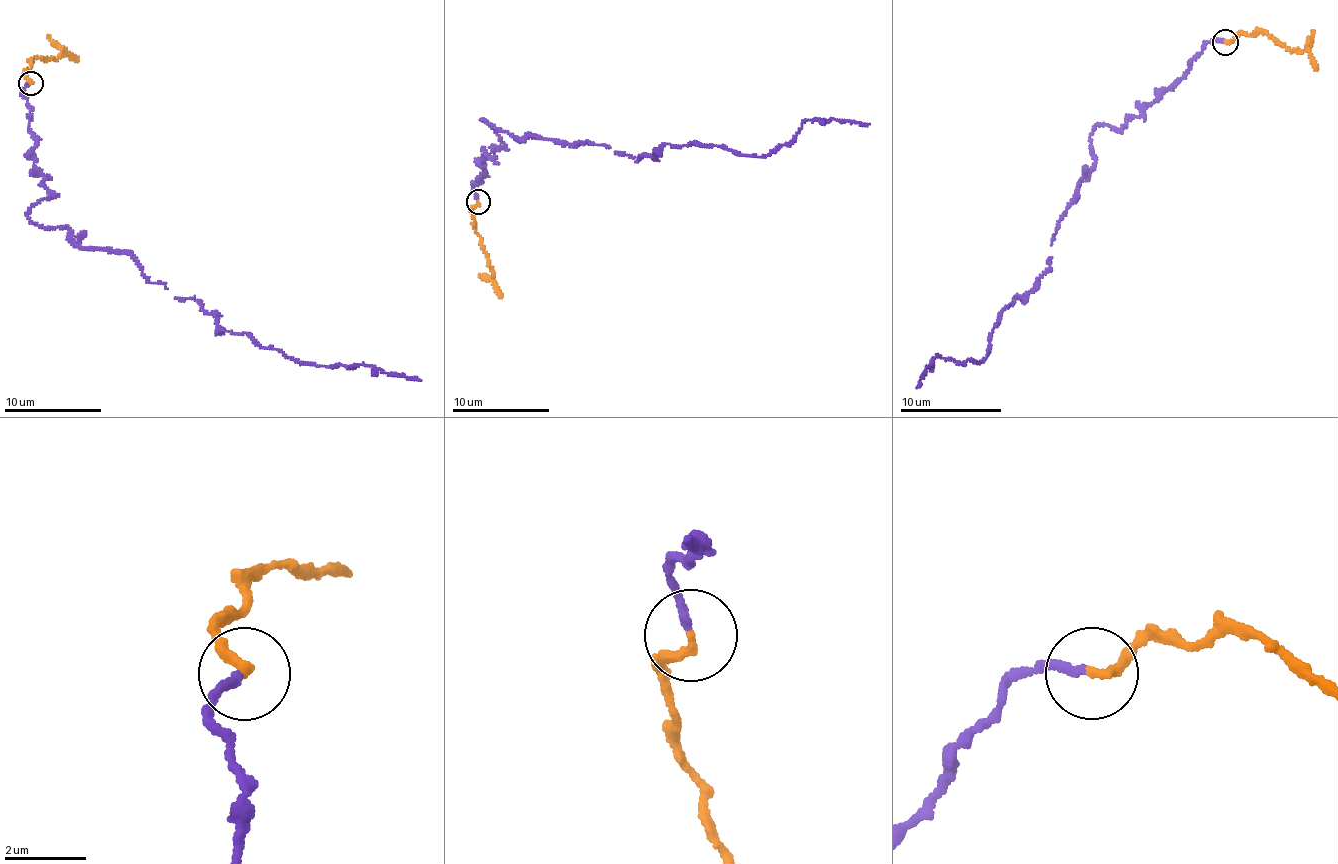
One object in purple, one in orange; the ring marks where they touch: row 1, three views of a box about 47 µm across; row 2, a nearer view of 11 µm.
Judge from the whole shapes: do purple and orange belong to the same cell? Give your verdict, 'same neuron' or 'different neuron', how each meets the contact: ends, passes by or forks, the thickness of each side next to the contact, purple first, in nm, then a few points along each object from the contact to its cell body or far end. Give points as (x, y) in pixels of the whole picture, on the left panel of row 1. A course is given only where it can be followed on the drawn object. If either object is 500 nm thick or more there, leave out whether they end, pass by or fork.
same neuron; purple ends there; orange ends there; 200 nm thick on the purple side, 240 nm on the other; purple runs (30, 84), (32, 159), (53, 195), (32, 221), (130, 254), (262, 348), (421, 380); orange runs (30, 84), (25, 72), (34, 58), (54, 60), (63, 50), (78, 61)

